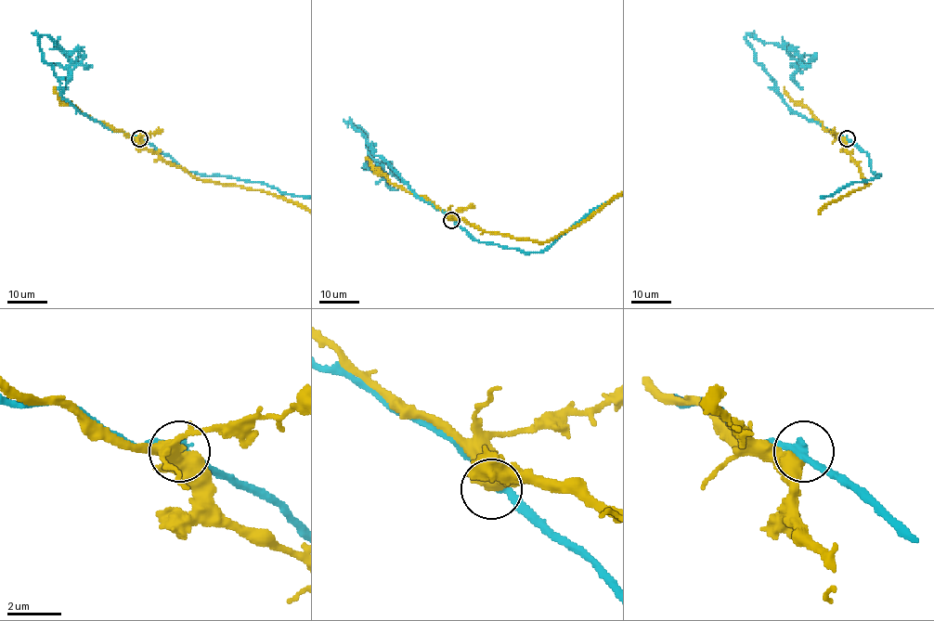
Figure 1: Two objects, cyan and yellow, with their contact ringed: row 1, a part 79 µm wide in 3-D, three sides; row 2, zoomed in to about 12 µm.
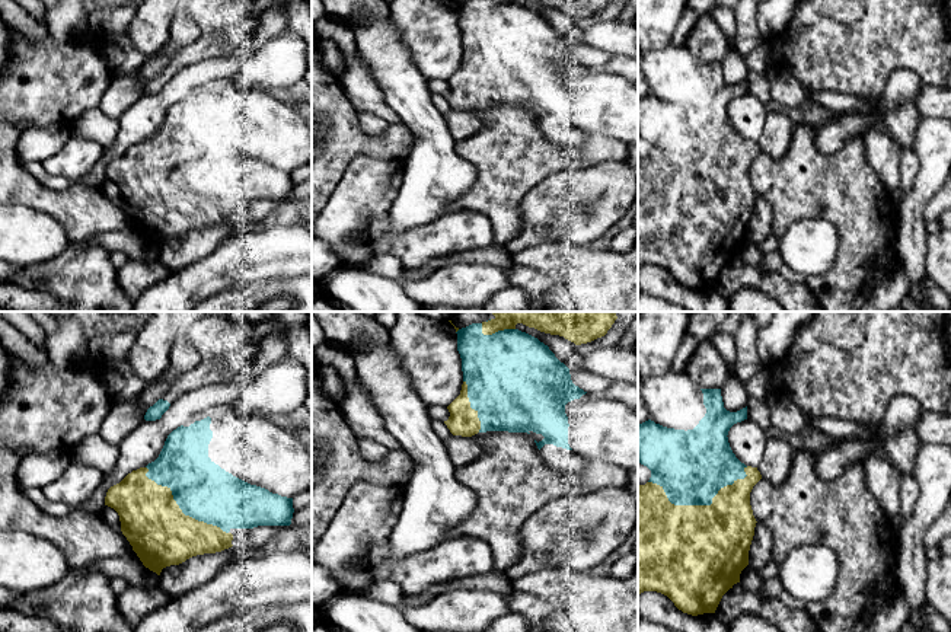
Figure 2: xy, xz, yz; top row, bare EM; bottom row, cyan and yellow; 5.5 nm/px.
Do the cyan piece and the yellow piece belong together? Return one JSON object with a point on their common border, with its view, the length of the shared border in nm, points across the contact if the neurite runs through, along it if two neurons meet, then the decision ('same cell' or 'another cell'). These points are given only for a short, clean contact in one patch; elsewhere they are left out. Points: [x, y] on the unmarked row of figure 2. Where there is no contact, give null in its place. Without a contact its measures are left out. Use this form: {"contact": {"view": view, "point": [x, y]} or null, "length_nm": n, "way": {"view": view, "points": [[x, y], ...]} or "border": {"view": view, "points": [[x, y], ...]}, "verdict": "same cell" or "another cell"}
{"contact": {"view": "yz", "point": [701, 178]}, "length_nm": 550, "verdict": "another cell"}

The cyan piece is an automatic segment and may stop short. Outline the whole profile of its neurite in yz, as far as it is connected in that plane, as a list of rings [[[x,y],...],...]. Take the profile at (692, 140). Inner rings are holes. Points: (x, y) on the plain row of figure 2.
[[[721,63],[701,64],[703,67],[706,87],[693,103],[667,102],[651,93],[638,99],[638,137],[651,144],[648,156],[660,159],[668,175],[674,179],[711,179],[712,172],[721,162],[733,159],[737,153],[744,153],[747,150],[744,146],[747,140],[735,131],[727,111],[734,98],[747,93],[747,80],[737,86],[730,86],[724,82]]]

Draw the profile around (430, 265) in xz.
[[[453,253],[450,255],[444,255],[444,256],[435,256],[435,258],[431,258],[431,259],[427,259],[421,266],[415,266],[415,268],[408,268],[408,266],[403,266],[403,269],[419,269],[422,272],[428,272],[428,274],[433,274],[435,272],[437,269],[446,266],[446,262],[447,259],[451,256]]]

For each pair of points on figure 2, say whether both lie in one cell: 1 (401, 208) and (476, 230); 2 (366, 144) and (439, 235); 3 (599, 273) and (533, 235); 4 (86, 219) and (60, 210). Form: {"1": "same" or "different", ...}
{"1": "different", "2": "different", "3": "different", "4": "same"}

